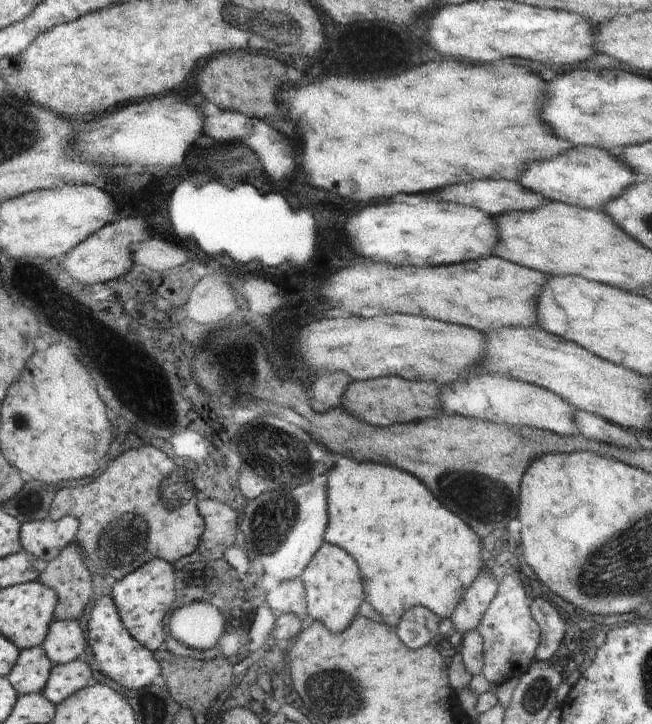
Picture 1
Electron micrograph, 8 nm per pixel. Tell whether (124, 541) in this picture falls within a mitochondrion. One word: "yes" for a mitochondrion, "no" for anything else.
yes

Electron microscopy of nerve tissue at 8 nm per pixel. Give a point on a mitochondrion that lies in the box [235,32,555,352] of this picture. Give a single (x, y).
(357, 68)

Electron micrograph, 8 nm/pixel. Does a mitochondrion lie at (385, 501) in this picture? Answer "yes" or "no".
no

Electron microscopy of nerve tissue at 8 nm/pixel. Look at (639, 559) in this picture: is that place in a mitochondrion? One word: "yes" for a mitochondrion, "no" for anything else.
yes

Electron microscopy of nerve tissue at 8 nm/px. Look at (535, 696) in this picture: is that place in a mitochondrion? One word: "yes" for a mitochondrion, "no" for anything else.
yes

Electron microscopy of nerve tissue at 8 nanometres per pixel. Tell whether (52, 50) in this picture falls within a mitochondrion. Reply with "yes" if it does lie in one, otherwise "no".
no

